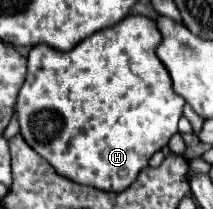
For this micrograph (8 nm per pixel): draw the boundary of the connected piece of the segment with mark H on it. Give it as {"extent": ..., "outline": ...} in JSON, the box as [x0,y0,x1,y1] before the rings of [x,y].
{"extent":[16,16,184,192],"outline":[[[126,16],[118,24],[104,28],[70,52],[36,44],[28,54],[26,82],[18,92],[16,110],[24,140],[44,158],[54,170],[78,184],[94,186],[106,192],[122,192],[144,170],[154,152],[162,150],[178,132],[184,98],[174,94],[166,66],[156,56],[162,36],[154,20],[146,16]]]}

